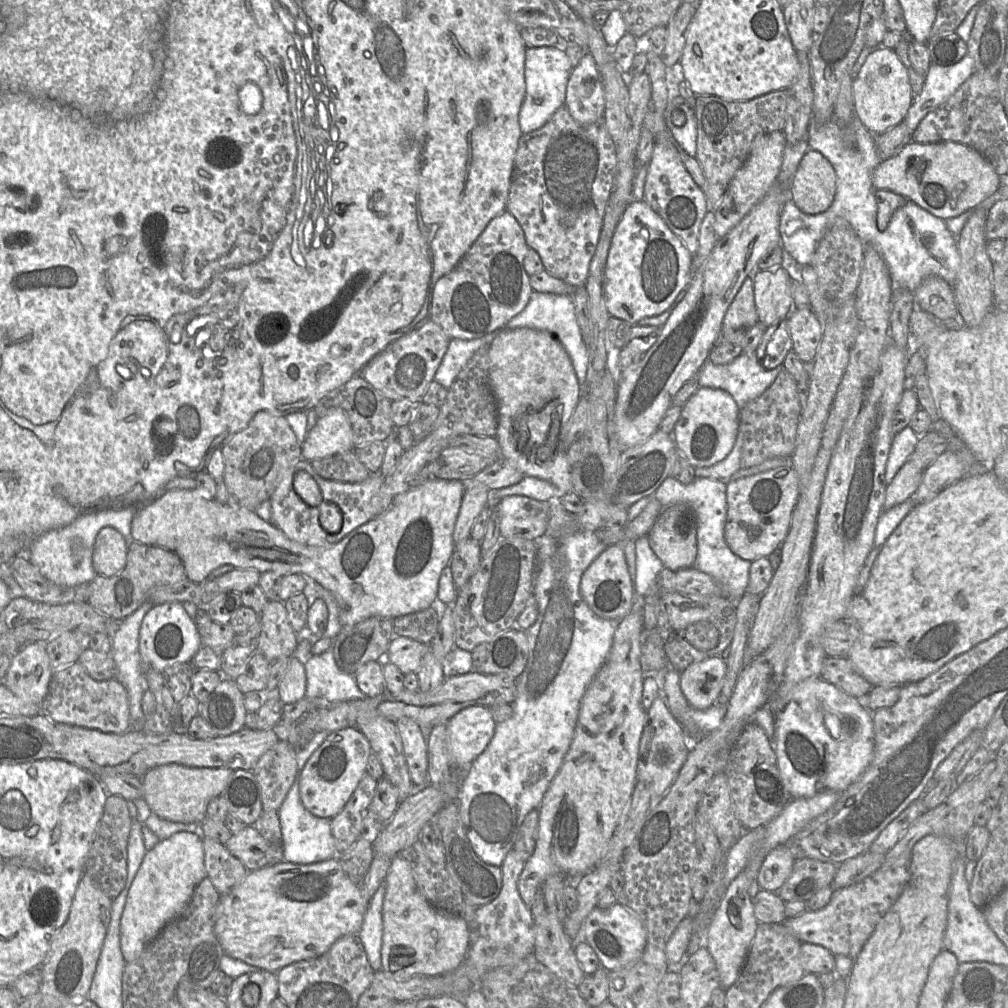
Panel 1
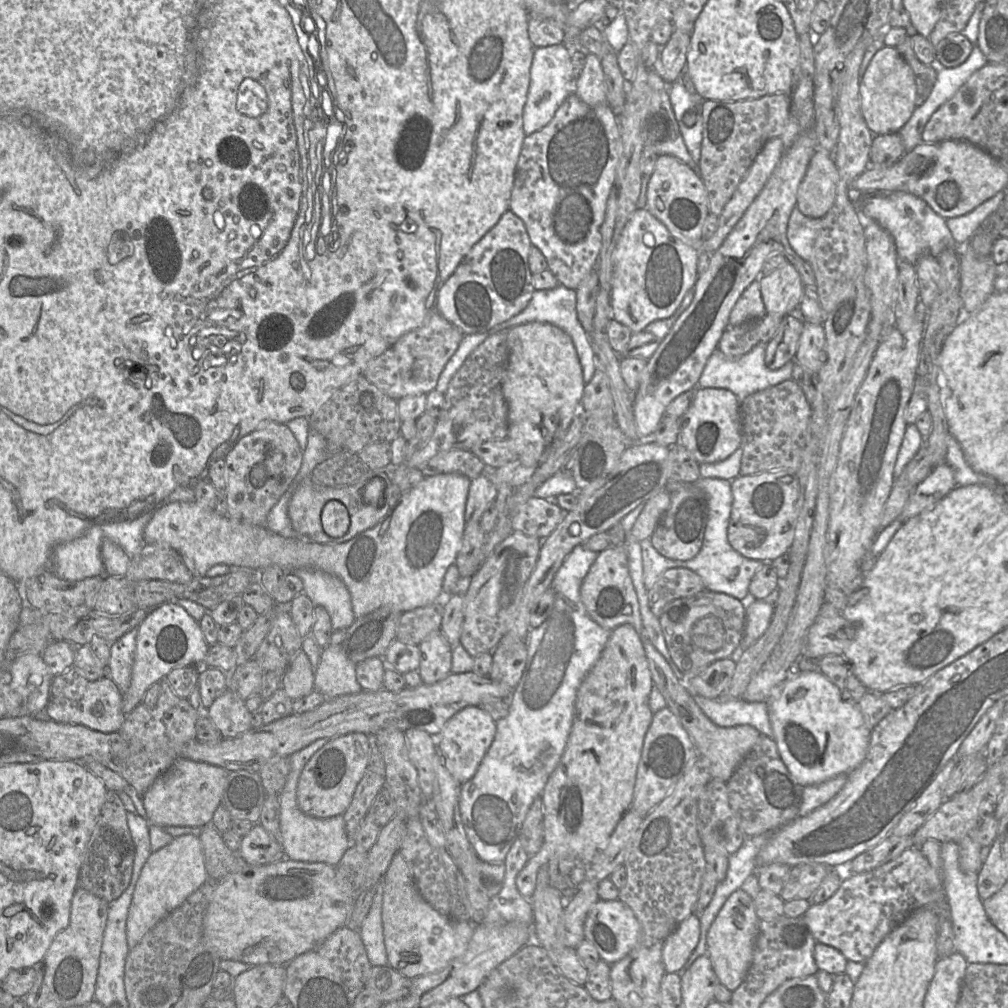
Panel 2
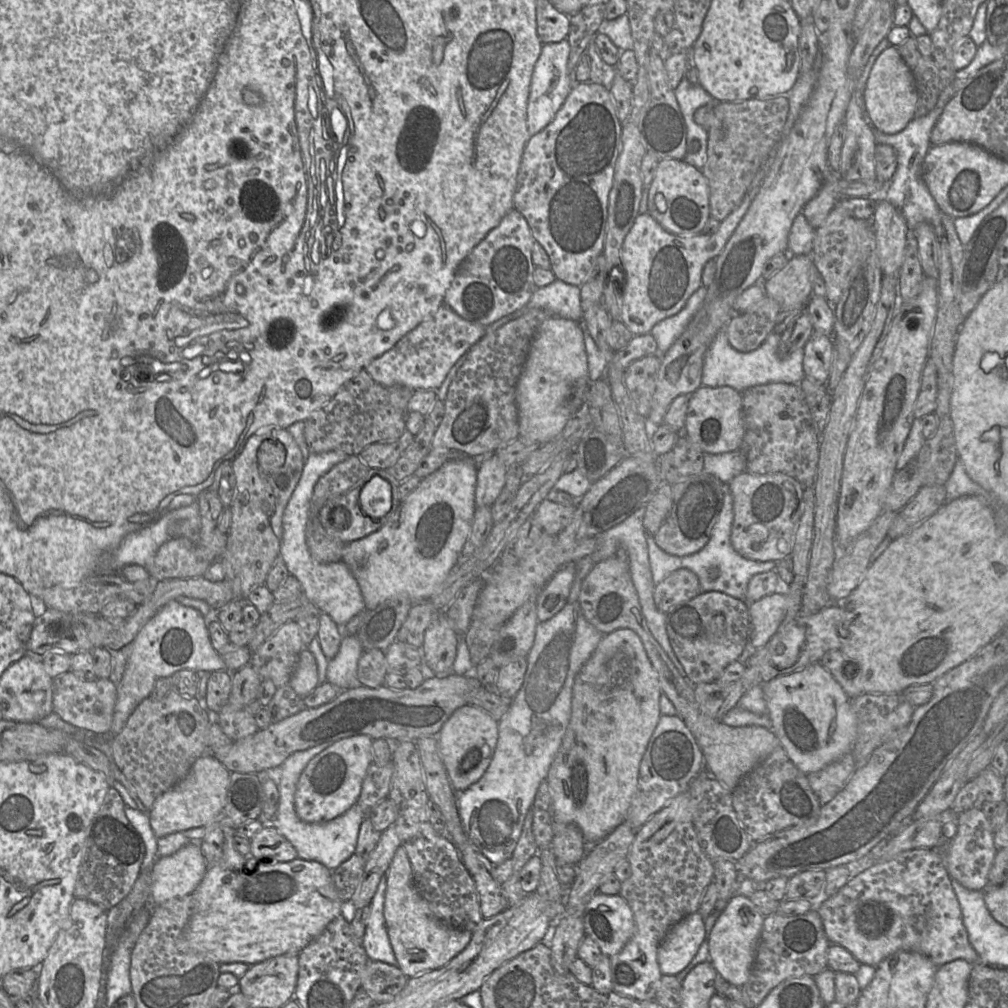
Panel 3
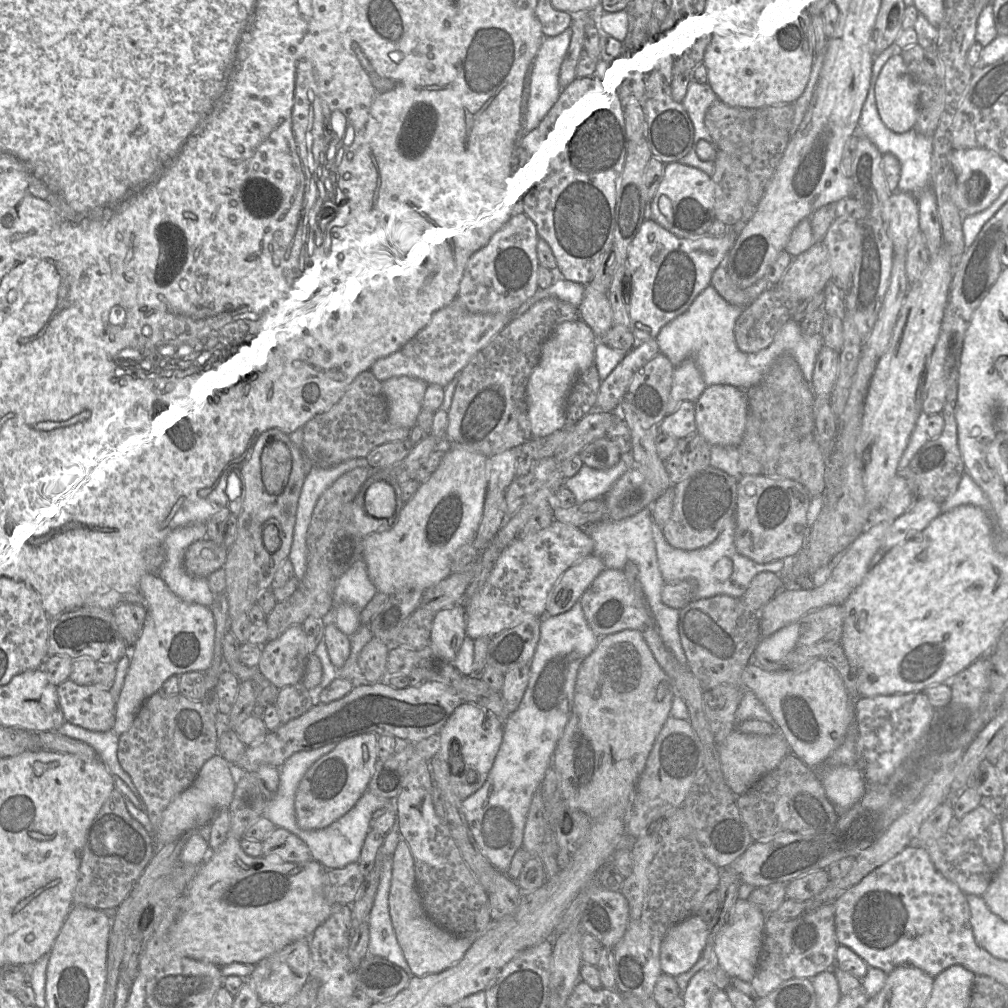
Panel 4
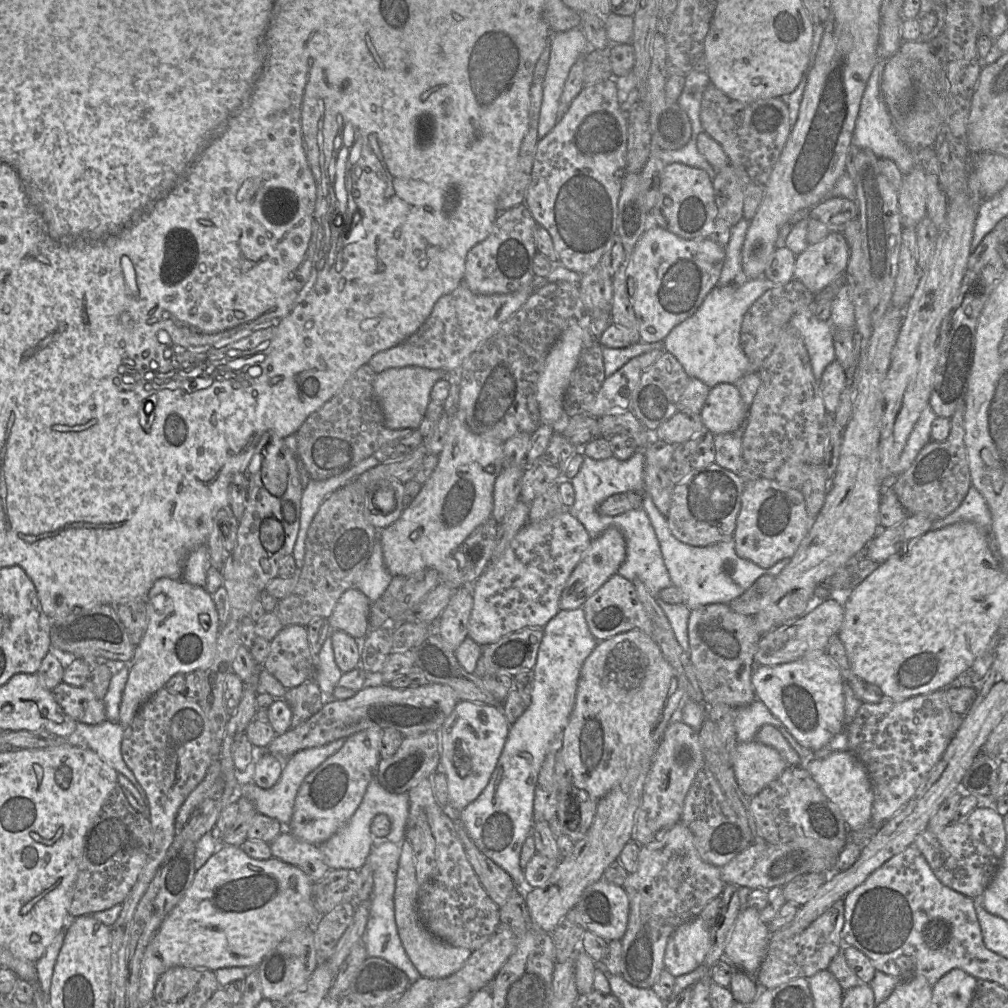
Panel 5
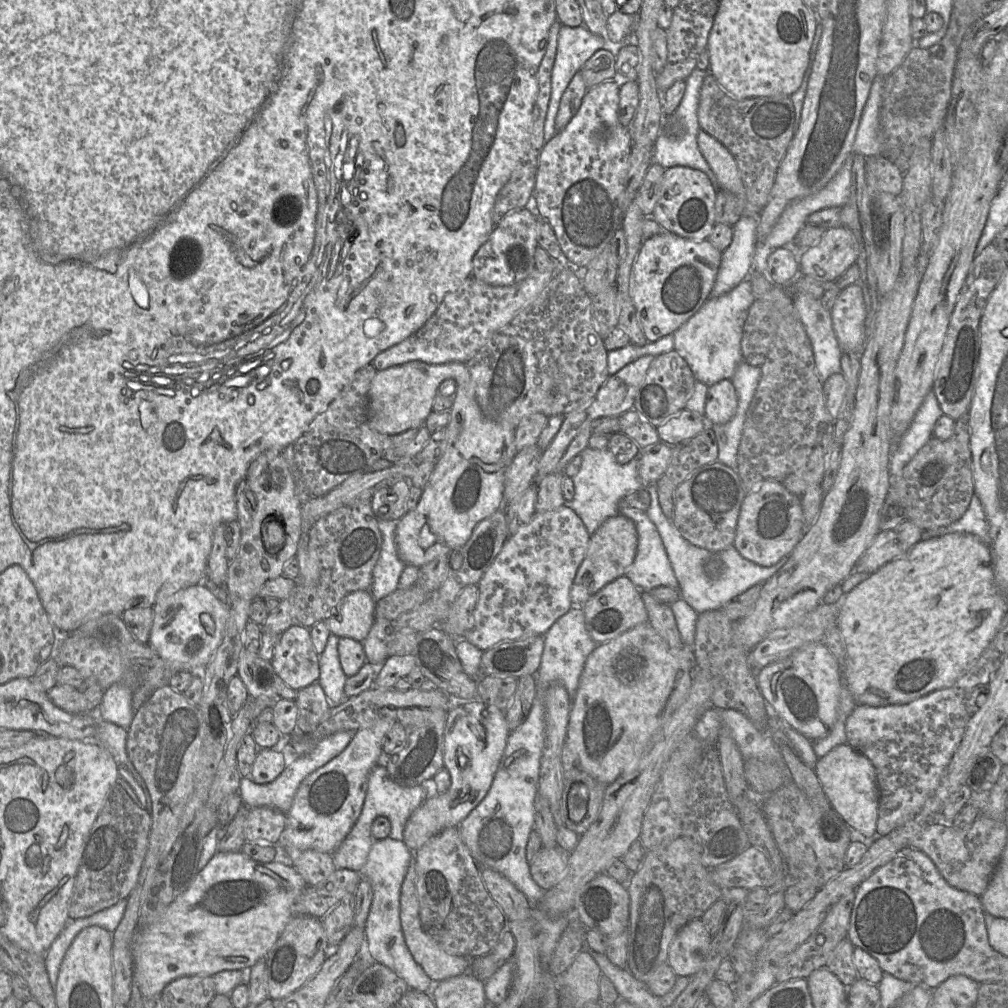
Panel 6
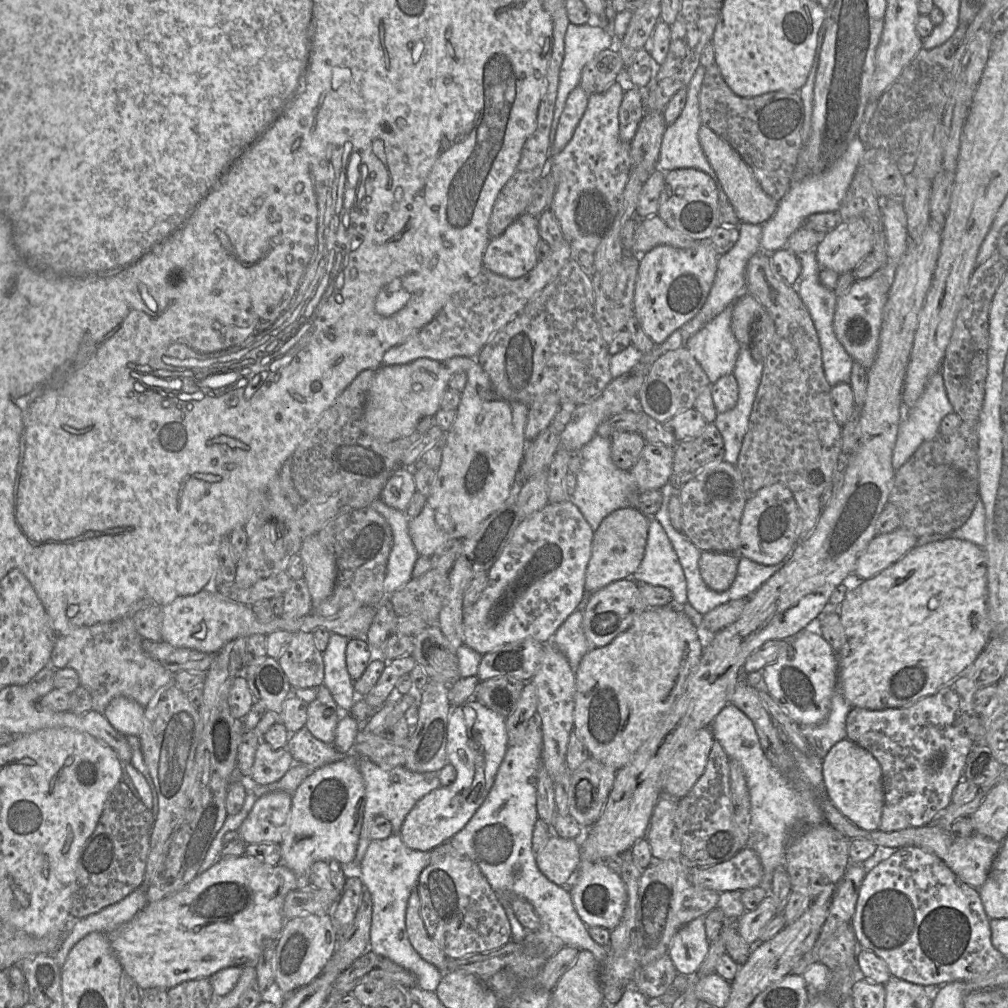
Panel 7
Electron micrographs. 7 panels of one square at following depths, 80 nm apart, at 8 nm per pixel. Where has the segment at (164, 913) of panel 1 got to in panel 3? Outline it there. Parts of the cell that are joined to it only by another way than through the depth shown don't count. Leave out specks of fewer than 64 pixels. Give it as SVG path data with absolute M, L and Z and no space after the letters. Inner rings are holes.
M189 843L172 855L157 857L151 868L151 898L155 906L192 894L208 869L199 843Z

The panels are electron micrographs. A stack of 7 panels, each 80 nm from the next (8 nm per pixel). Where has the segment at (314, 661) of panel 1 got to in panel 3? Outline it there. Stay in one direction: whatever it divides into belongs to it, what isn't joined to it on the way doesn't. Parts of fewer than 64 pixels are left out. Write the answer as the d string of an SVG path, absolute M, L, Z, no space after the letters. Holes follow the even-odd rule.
M356 635L343 638L338 653L329 660L326 682L338 686L342 691L362 686L357 677L357 666L363 652Z

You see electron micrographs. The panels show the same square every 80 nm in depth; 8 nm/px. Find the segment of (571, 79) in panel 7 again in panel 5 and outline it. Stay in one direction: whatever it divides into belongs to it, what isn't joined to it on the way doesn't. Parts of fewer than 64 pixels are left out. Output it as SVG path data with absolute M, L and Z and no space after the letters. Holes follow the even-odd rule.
M574 28L554 35L543 81L543 99L539 116L538 138L544 138L558 122L558 109L571 67L584 53L592 51L584 32Z

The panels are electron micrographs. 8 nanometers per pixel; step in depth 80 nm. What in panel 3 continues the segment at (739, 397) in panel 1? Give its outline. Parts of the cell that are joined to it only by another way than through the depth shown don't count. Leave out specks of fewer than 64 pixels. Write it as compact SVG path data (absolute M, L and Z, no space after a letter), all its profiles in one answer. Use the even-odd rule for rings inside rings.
M725 329L717 333L710 344L702 369L702 386L730 386L739 392L756 385L789 383L799 386L806 376L803 369L804 350L799 348L787 355L780 352L781 336L770 333L754 351L743 353L735 350L729 343Z

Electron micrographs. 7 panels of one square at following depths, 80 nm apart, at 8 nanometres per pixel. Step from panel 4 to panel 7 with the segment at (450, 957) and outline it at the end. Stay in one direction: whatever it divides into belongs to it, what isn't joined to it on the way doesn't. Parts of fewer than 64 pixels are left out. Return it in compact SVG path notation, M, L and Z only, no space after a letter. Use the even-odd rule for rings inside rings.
M417 886L412 890L406 908L406 930L414 949L428 963L442 973L449 971L451 960L429 936L420 913L420 897Z

